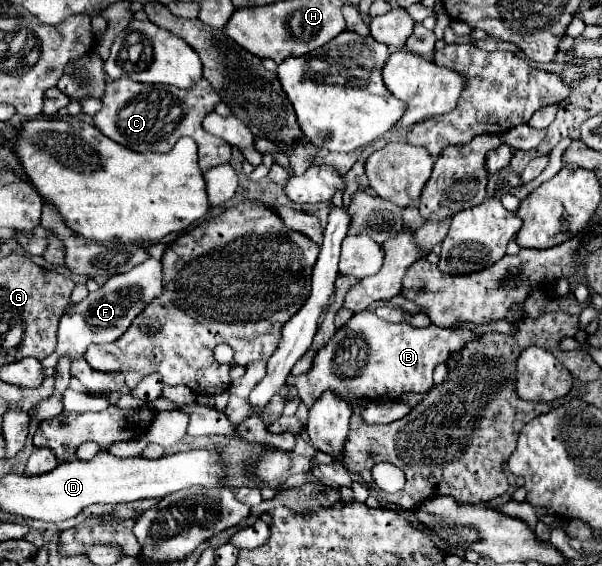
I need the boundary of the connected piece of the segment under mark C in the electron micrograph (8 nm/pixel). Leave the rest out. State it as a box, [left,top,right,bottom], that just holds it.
[93,77,233,173]

